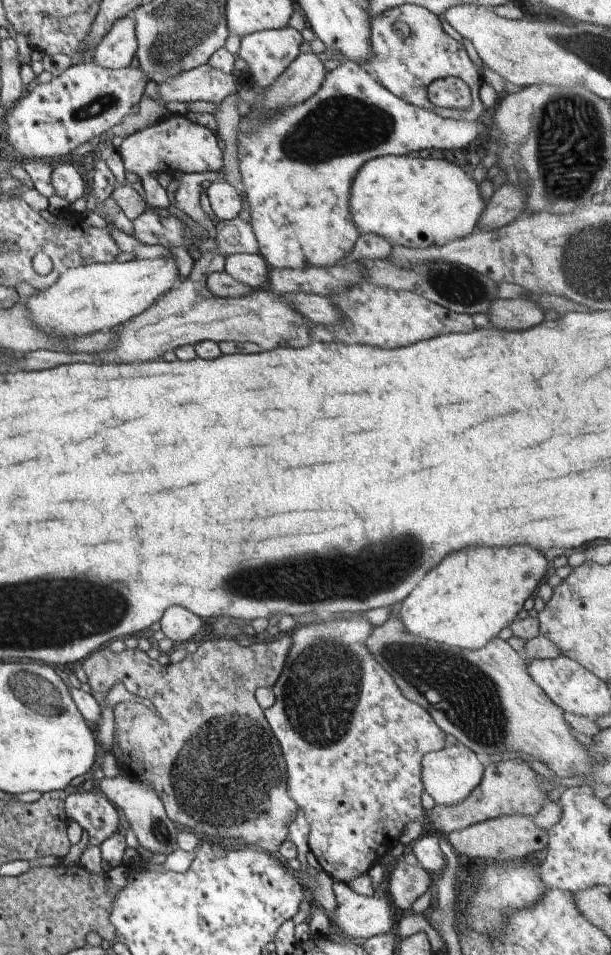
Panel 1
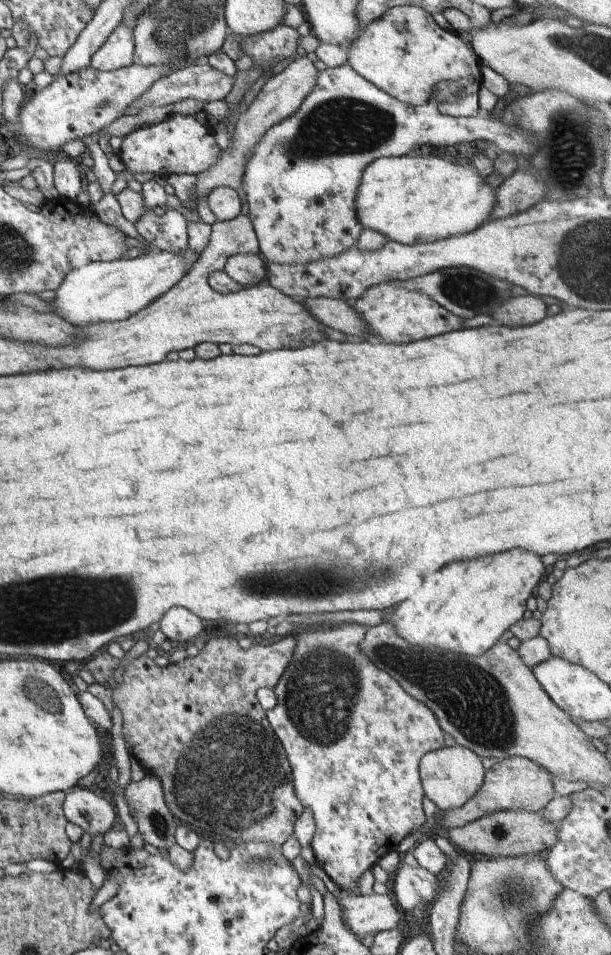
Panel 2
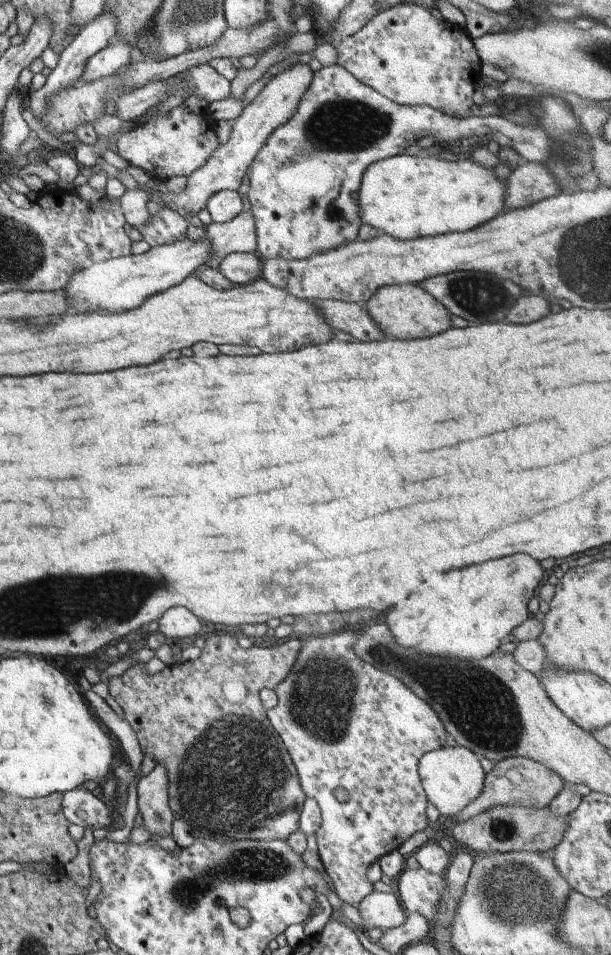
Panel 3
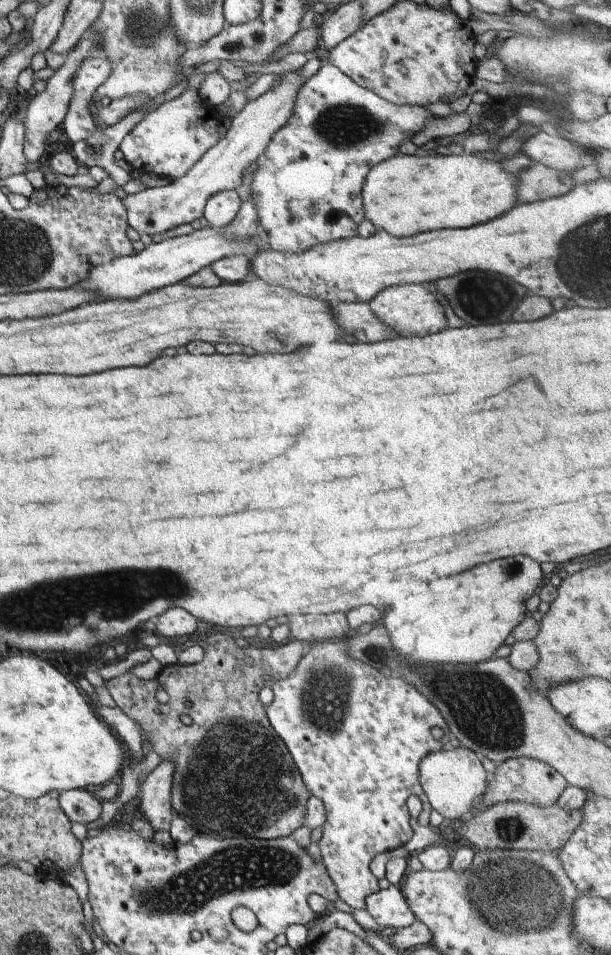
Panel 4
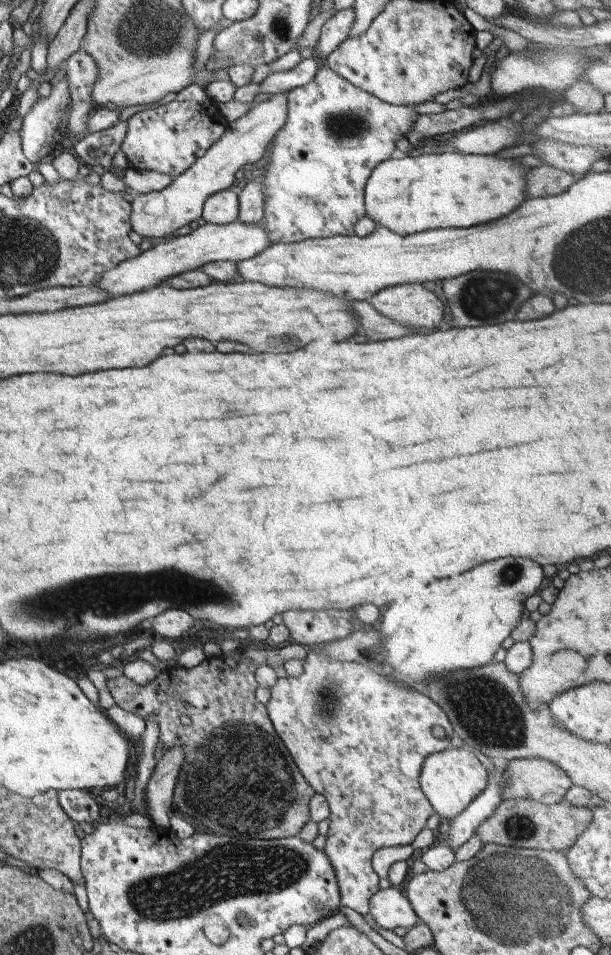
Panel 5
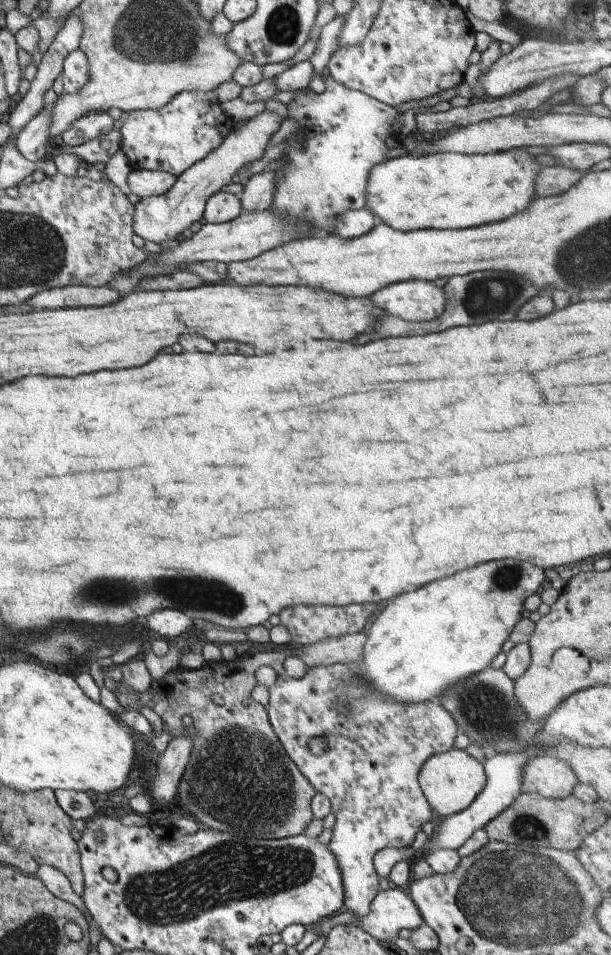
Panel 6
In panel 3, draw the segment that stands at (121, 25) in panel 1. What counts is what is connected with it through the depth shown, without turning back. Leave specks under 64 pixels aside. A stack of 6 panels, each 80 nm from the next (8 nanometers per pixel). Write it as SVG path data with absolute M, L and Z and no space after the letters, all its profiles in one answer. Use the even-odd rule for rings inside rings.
M116 34L105 49L88 60L82 77L86 80L96 80L116 74L122 68L133 64L130 57L131 50L131 44Z

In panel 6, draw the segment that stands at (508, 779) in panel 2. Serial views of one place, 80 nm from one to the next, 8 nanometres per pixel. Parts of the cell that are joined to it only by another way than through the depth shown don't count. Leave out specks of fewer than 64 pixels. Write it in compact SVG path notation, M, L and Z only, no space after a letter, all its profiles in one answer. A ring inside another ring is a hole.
M548 754L536 755L525 762L522 769L522 793L536 793L548 800L572 795L579 783L571 766Z

